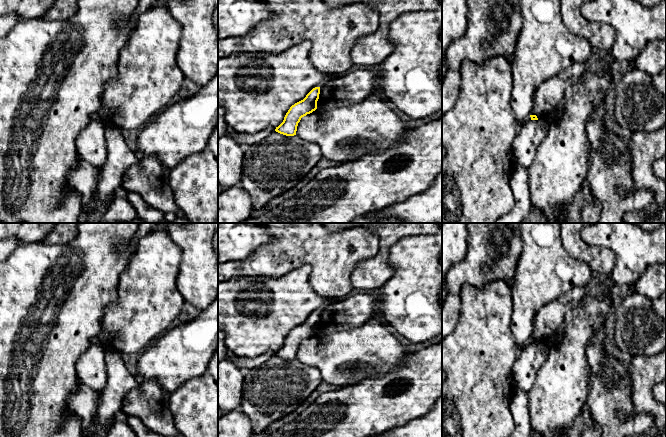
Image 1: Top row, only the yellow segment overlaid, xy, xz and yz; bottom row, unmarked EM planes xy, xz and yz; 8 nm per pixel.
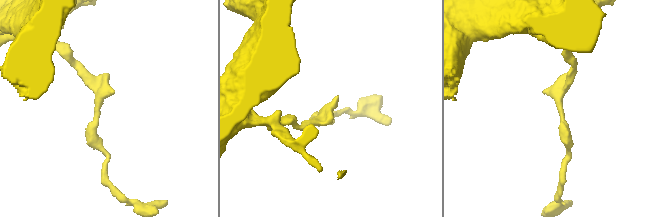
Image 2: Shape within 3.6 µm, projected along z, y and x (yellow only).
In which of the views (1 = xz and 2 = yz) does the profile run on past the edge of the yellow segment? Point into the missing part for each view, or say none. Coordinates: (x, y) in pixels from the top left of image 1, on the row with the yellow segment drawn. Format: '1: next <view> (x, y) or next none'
1: next none
2: next yz (519, 125)

